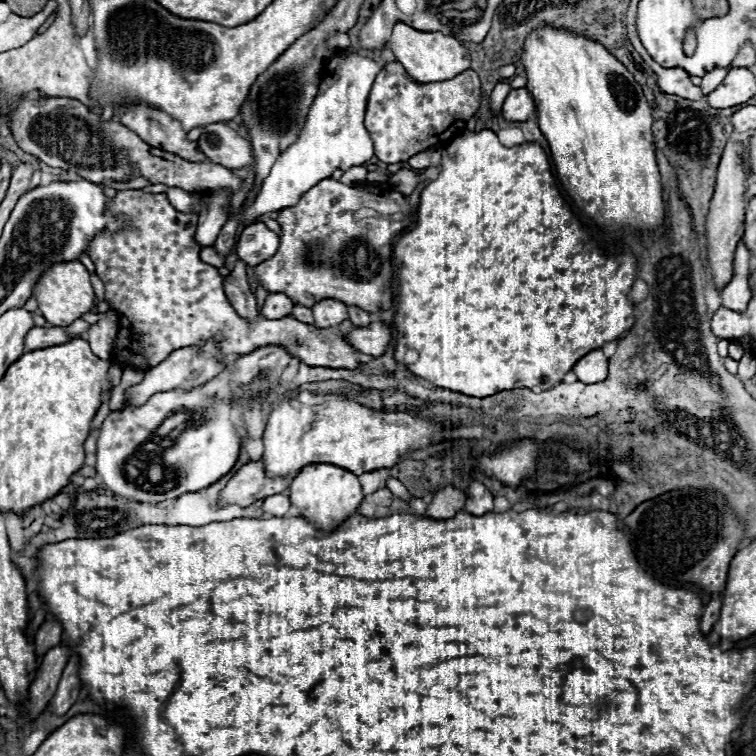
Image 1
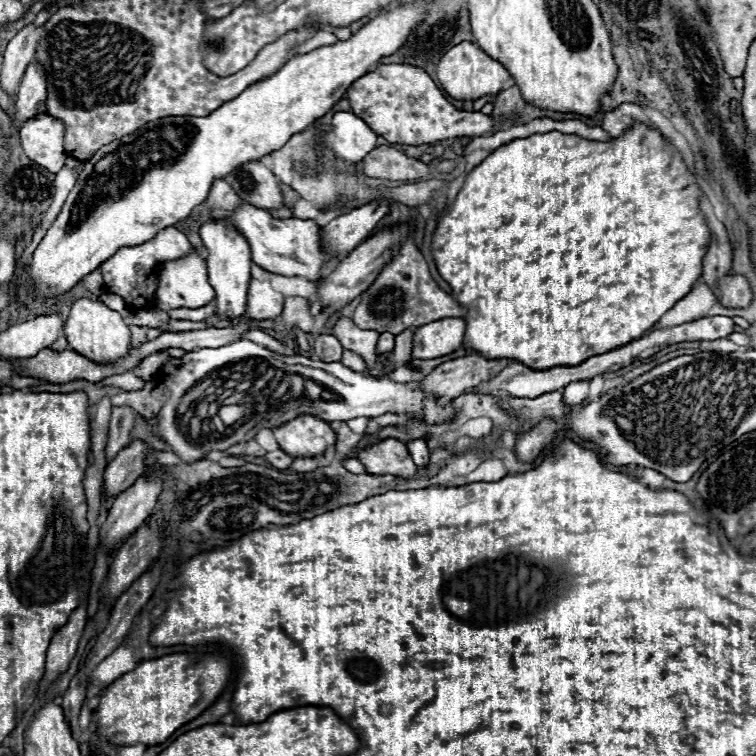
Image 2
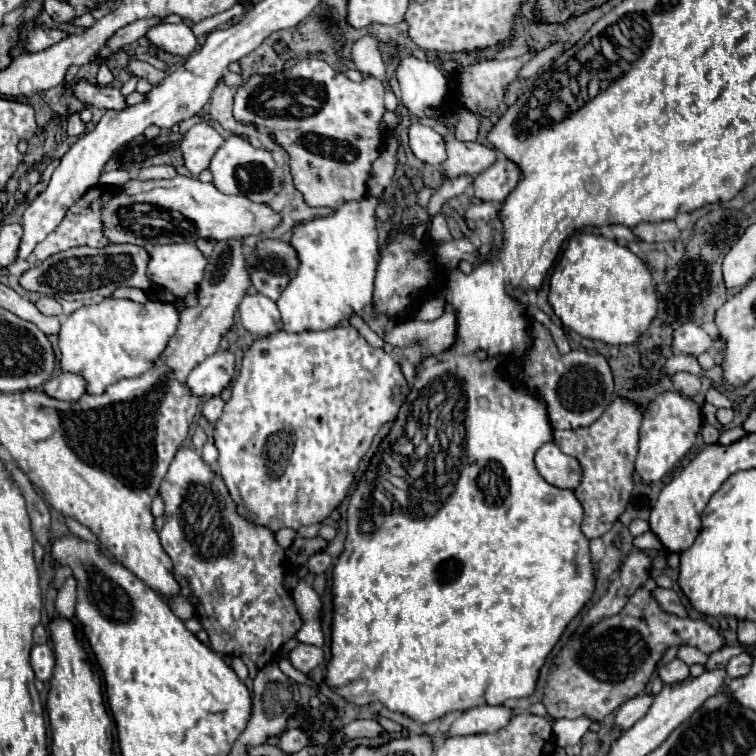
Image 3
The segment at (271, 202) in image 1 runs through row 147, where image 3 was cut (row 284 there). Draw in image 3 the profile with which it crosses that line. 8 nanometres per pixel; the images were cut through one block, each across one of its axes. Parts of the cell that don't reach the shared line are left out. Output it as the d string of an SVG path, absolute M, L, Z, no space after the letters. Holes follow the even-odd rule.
M366 194L360 200L344 202L332 216L314 218L294 230L290 244L300 256L300 268L276 302L286 332L334 328L372 304L372 282L378 262L376 206L378 200Z

